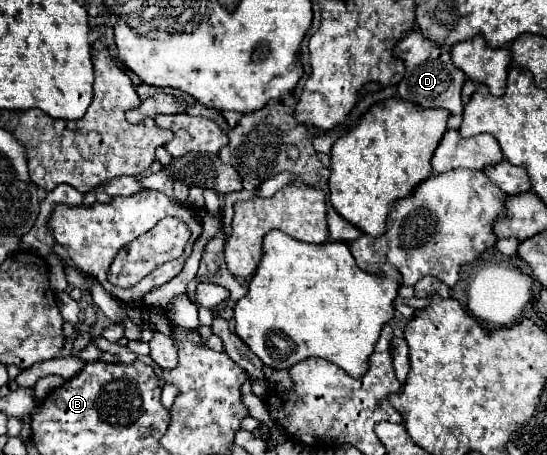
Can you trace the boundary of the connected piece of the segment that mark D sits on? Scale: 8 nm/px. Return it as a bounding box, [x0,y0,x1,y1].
[395,29,465,113]

